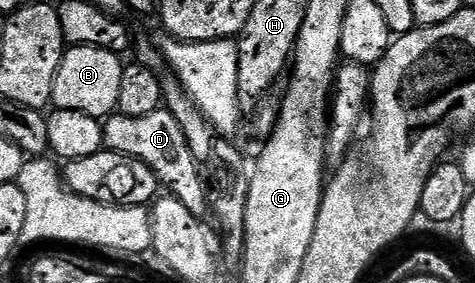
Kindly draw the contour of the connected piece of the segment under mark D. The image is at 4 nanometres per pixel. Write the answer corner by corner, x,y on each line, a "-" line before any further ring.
167,108
150,112
150,116
126,116
116,112
103,123
104,149
116,154
125,154
145,162
155,172
157,183
164,186
171,197
176,198
193,214
204,216
209,213
208,191
206,183
200,176
200,168
190,152
190,144
182,132
182,124
174,120

